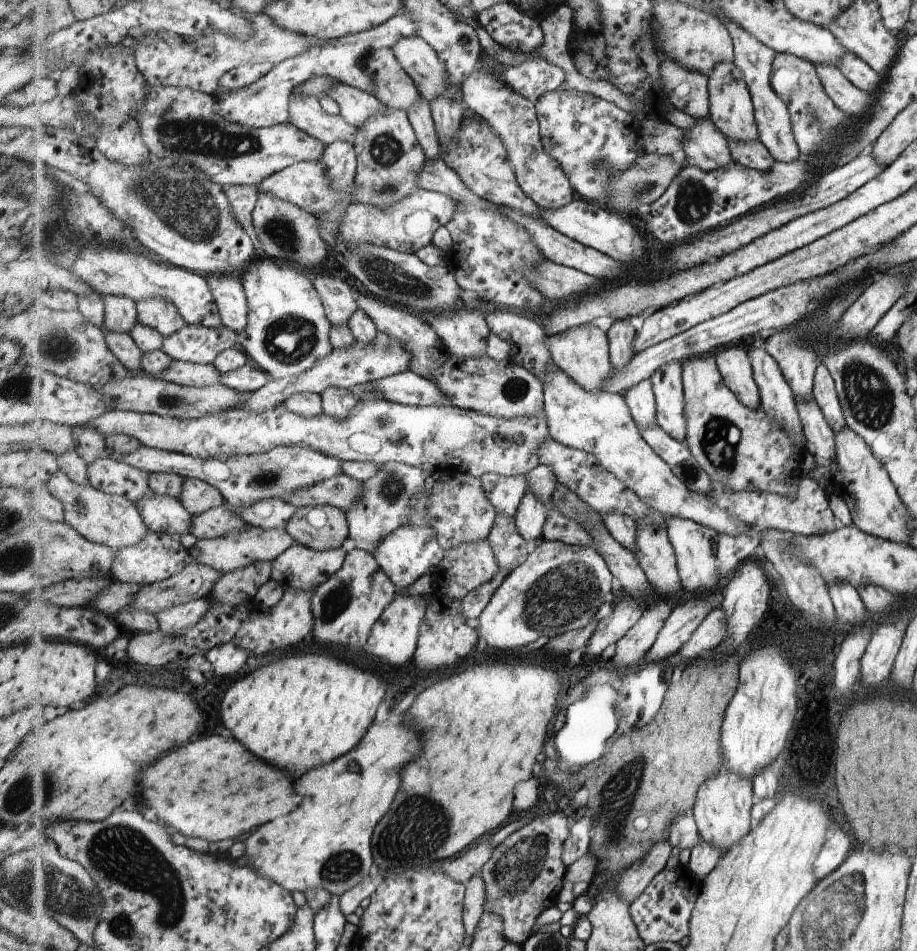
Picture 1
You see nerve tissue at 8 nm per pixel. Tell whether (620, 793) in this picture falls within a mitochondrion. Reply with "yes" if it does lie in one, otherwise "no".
yes

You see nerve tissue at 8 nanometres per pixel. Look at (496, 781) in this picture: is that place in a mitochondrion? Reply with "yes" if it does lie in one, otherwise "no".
no

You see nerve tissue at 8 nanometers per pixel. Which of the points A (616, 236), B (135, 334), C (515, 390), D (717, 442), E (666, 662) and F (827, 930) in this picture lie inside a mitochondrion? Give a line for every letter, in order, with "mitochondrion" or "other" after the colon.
A: other
B: other
C: other
D: mitochondrion
E: other
F: mitochondrion

